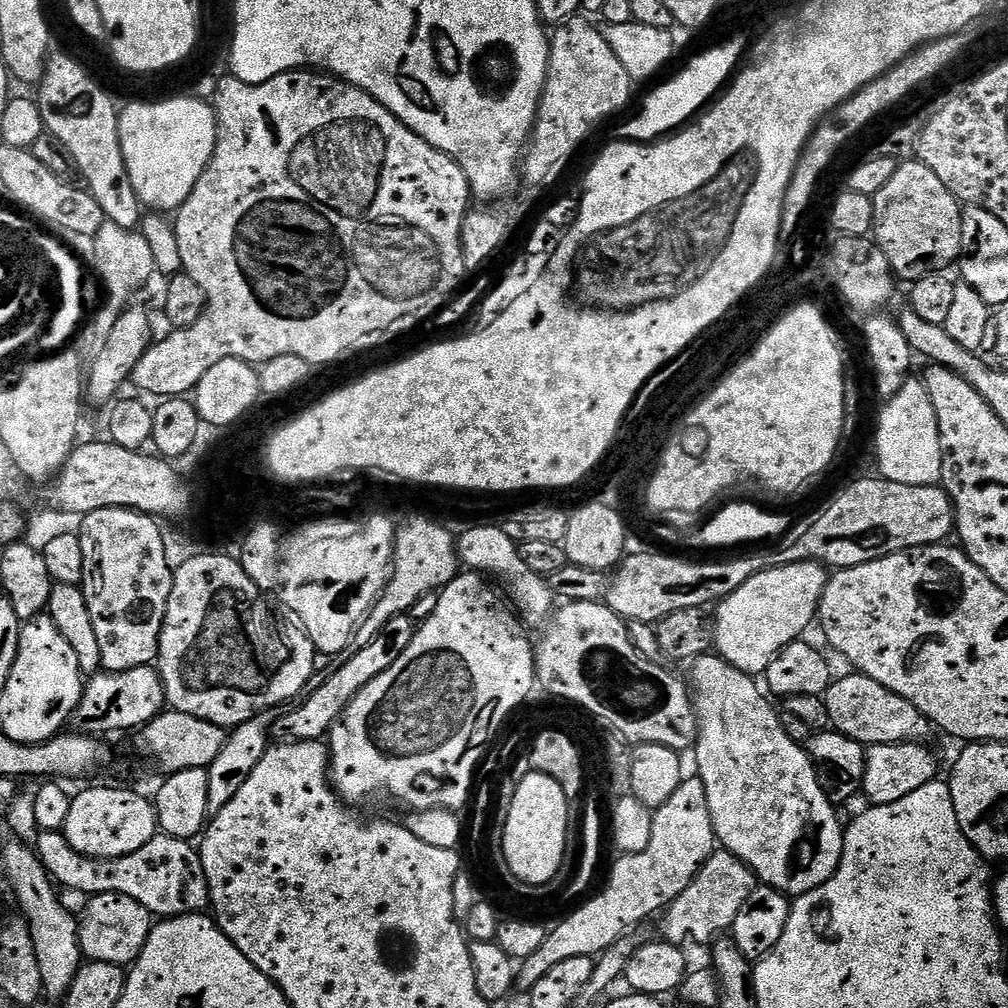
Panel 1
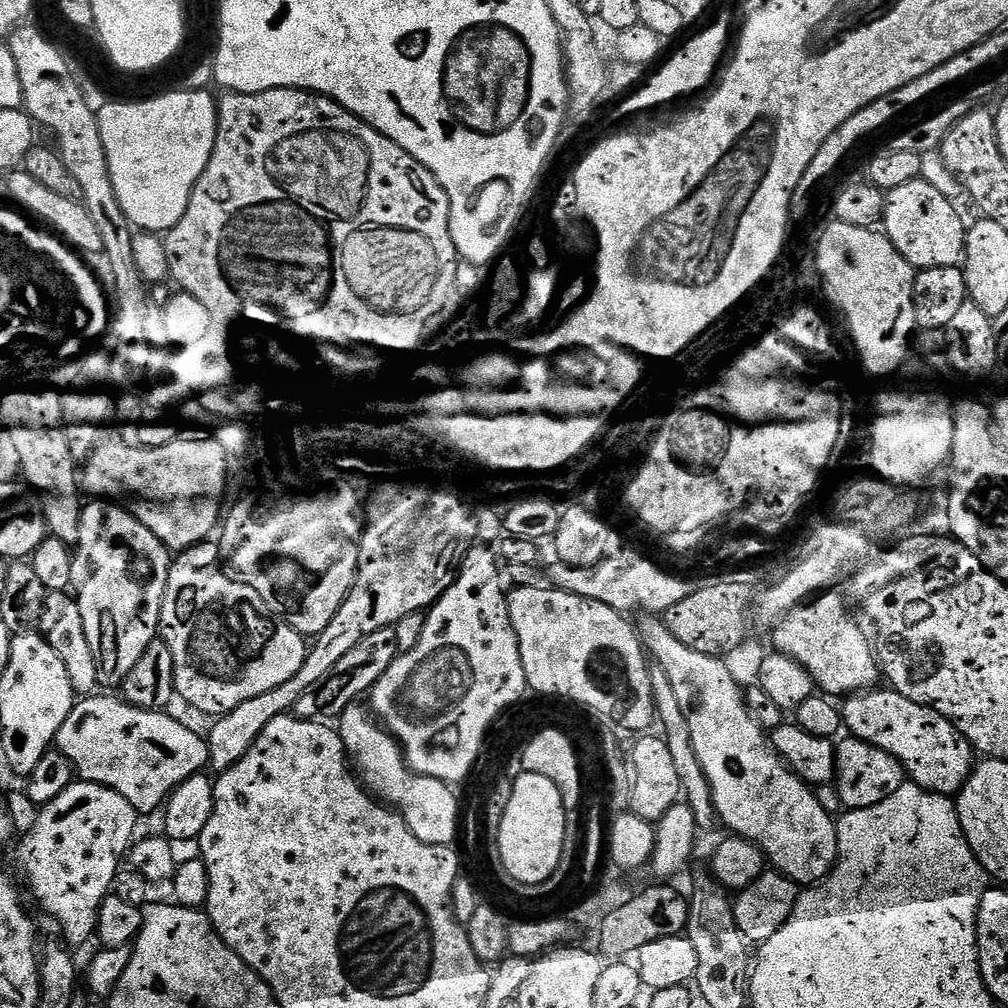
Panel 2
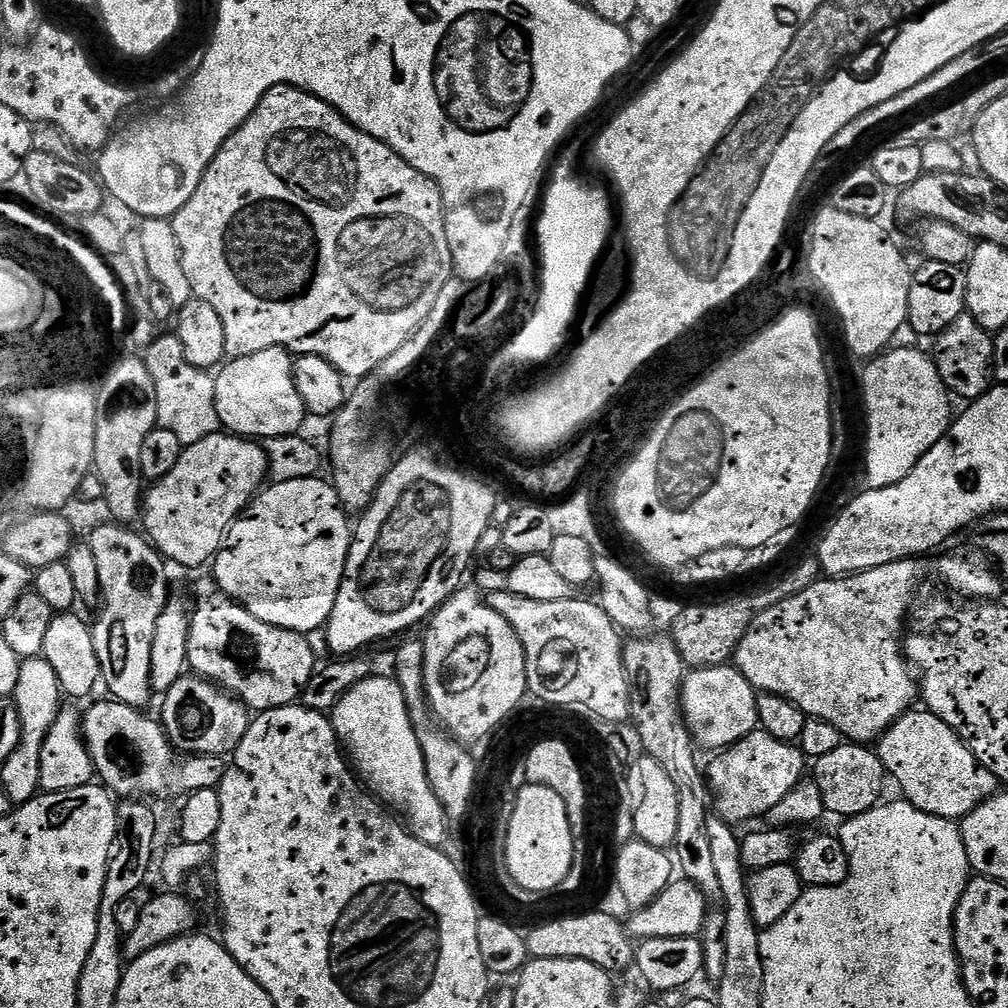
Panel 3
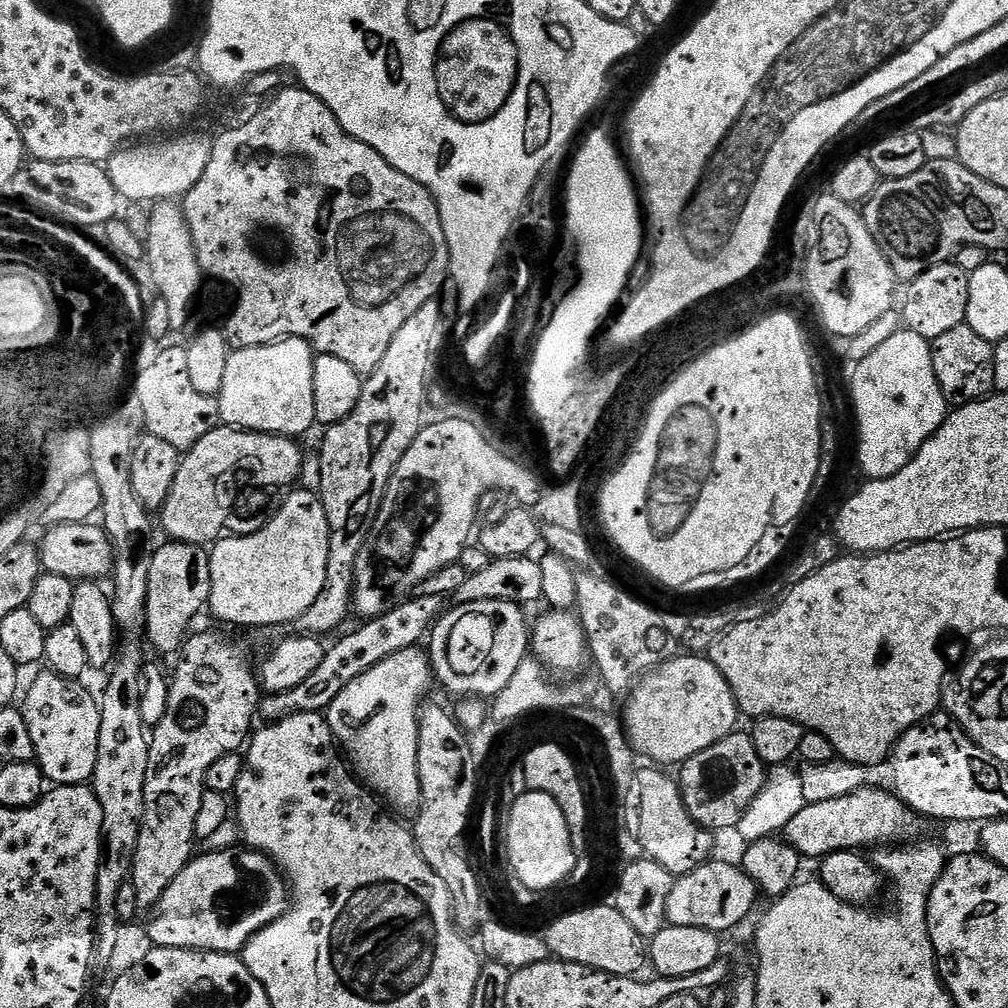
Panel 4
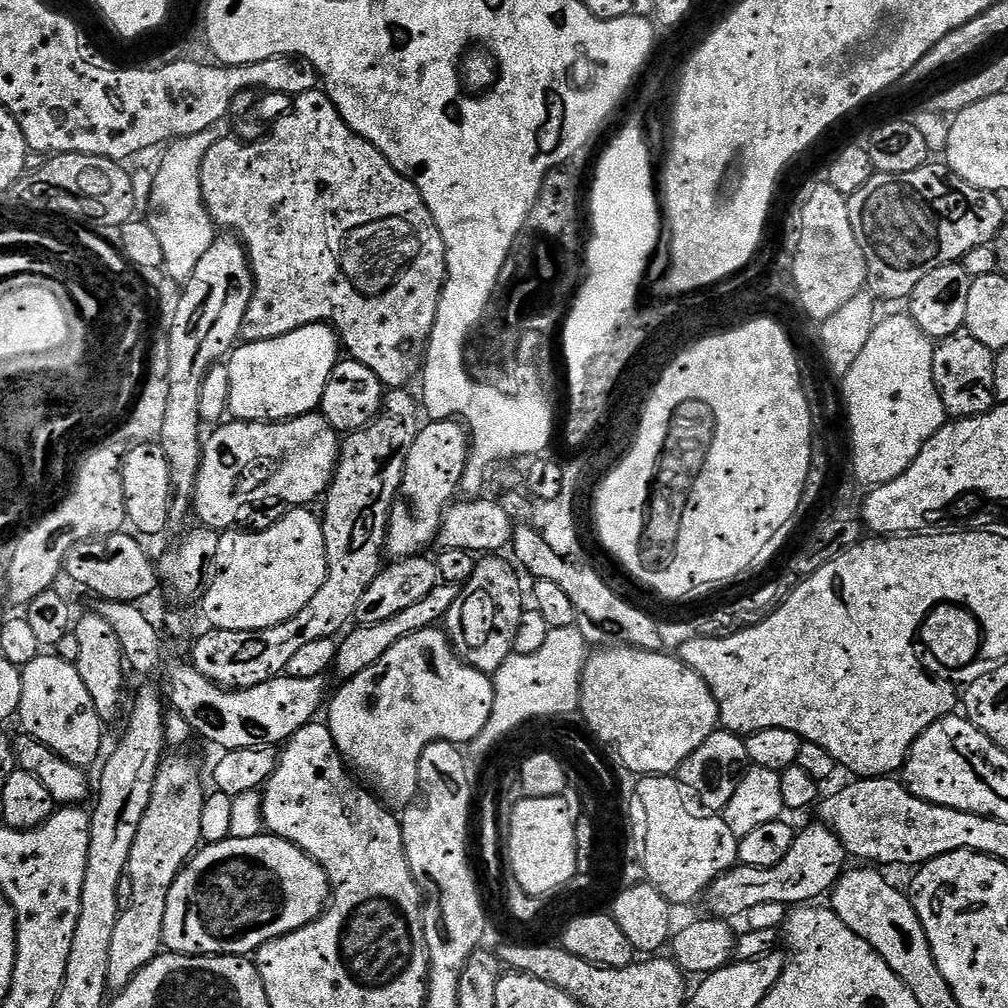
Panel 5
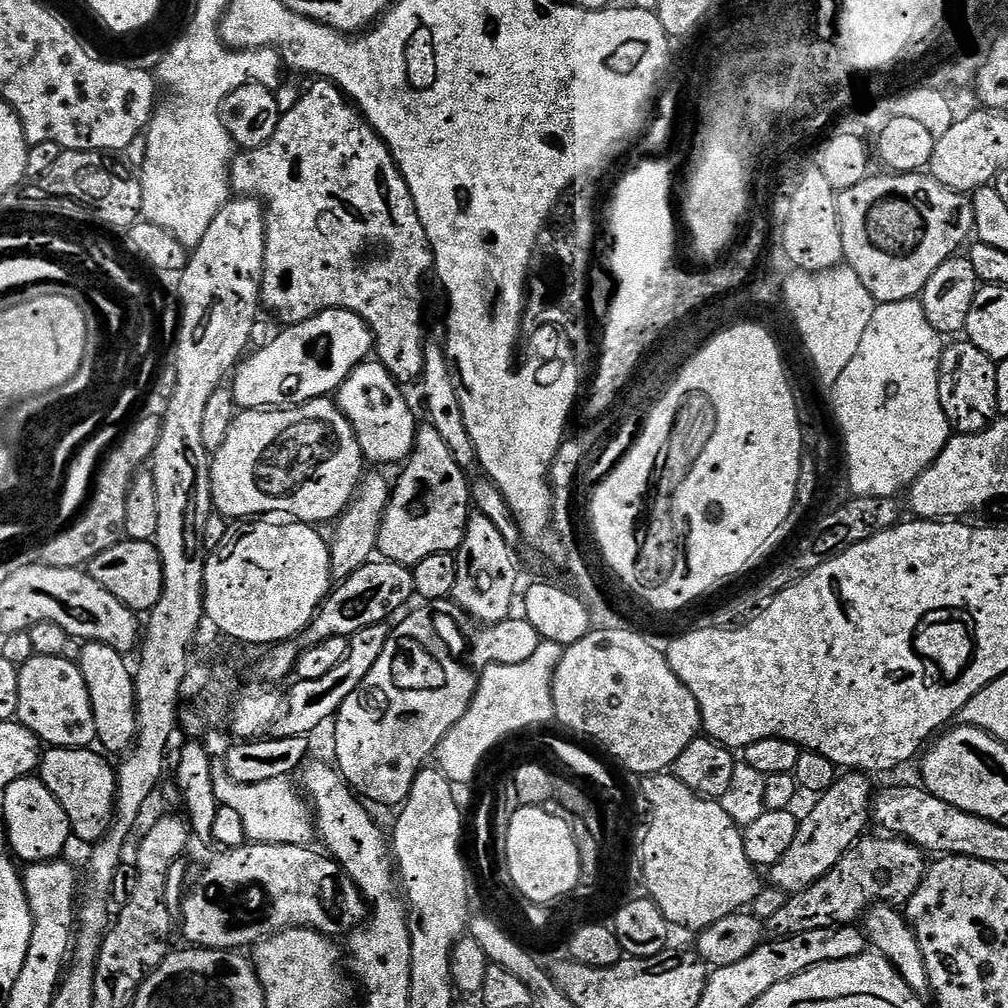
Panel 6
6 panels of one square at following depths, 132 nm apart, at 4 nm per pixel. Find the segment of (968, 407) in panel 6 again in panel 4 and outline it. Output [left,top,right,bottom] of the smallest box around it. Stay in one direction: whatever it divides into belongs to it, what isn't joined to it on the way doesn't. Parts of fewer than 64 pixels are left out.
[931,323,994,405]

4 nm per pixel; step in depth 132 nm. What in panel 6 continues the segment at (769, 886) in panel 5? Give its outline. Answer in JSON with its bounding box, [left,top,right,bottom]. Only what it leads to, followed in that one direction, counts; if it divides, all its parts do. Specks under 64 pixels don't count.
[771,770,874,894]

